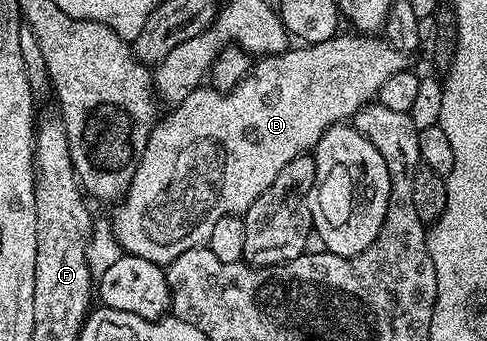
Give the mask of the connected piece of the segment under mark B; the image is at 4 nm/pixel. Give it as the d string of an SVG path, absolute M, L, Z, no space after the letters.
M350 32L351 34L343 33L336 33L334 38L324 42L315 40L310 44L299 44L296 50L288 48L282 54L260 57L252 65L251 72L246 74L243 80L238 82L231 90L224 92L214 88L200 88L189 92L189 96L185 96L185 100L178 102L172 109L175 111L164 122L162 119L152 130L145 152L137 164L137 172L133 172L133 180L129 184L127 193L114 207L114 210L116 210L115 214L113 213L113 229L120 249L133 256L141 256L150 262L170 264L177 256L181 256L181 252L189 252L189 248L206 246L209 236L213 233L213 227L217 224L217 220L221 220L221 216L229 216L230 214L242 216L246 214L248 208L253 204L253 200L257 200L257 196L261 196L261 192L265 192L265 188L269 188L269 184L273 184L273 180L277 180L281 168L285 168L285 164L289 164L289 160L293 160L299 154L314 151L315 146L321 140L321 136L330 126L338 126L354 119L355 113L362 110L378 95L381 84L385 84L385 80L389 80L389 76L408 69L408 55L403 54L397 48L393 48L382 37L360 36L355 32Z

